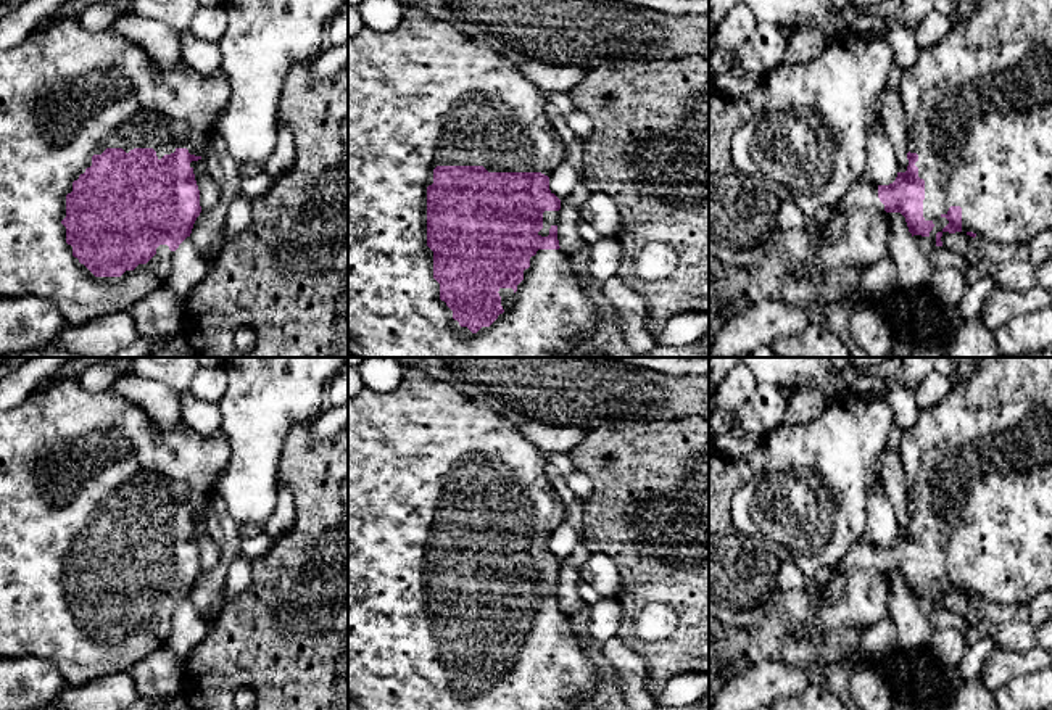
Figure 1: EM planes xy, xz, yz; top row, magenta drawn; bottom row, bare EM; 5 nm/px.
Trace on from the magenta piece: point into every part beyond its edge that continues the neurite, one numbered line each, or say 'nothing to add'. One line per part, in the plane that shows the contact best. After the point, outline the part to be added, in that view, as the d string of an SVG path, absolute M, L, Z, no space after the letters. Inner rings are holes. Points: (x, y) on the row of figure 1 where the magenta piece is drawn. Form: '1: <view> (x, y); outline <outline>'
1: xz (421, 95); outline M406 3L400 24L387 32L362 27L348 35L348 357L556 357L594 335L603 314L578 282L578 267L570 254L538 250L524 270L517 290L499 288L503 314L490 327L472 333L453 319L453 311L440 299L440 283L433 279L433 251L427 246L427 187L433 184L437 166L483 166L488 172L541 172L551 175L565 156L565 145L551 124L545 92L532 84L516 64L499 52L459 32L453 24Z

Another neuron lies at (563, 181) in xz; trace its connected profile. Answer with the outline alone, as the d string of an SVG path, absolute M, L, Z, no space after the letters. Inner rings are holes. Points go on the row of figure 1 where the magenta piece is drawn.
M565 161L549 175L549 190L559 200L565 198L577 182L580 180L580 174L569 166Z

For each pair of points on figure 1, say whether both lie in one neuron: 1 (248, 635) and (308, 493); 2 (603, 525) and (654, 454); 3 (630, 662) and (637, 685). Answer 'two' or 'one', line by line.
1: one
2: one
3: one

